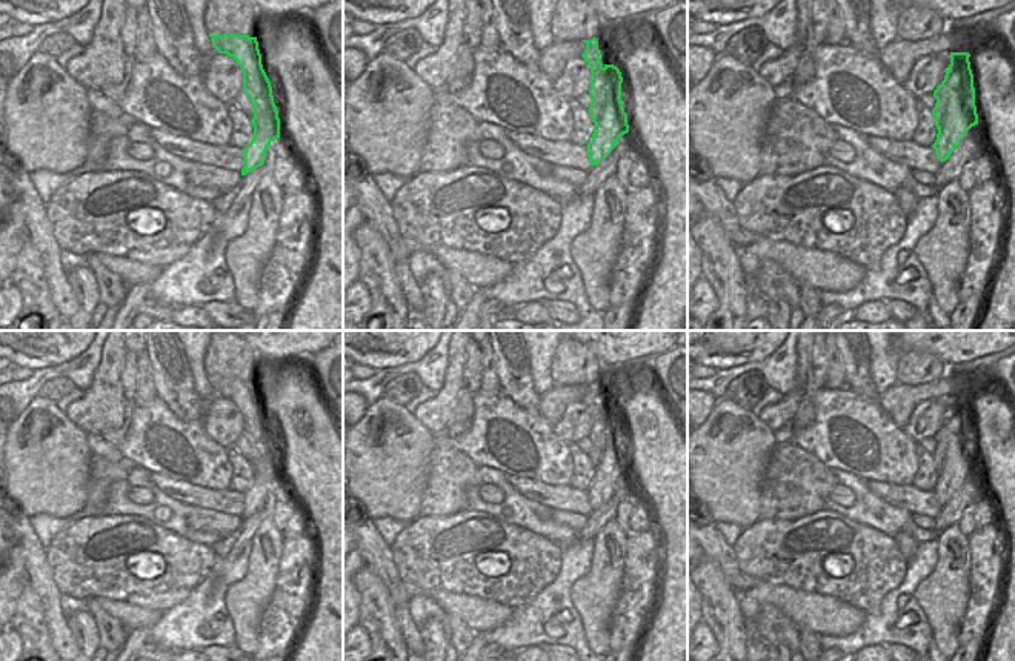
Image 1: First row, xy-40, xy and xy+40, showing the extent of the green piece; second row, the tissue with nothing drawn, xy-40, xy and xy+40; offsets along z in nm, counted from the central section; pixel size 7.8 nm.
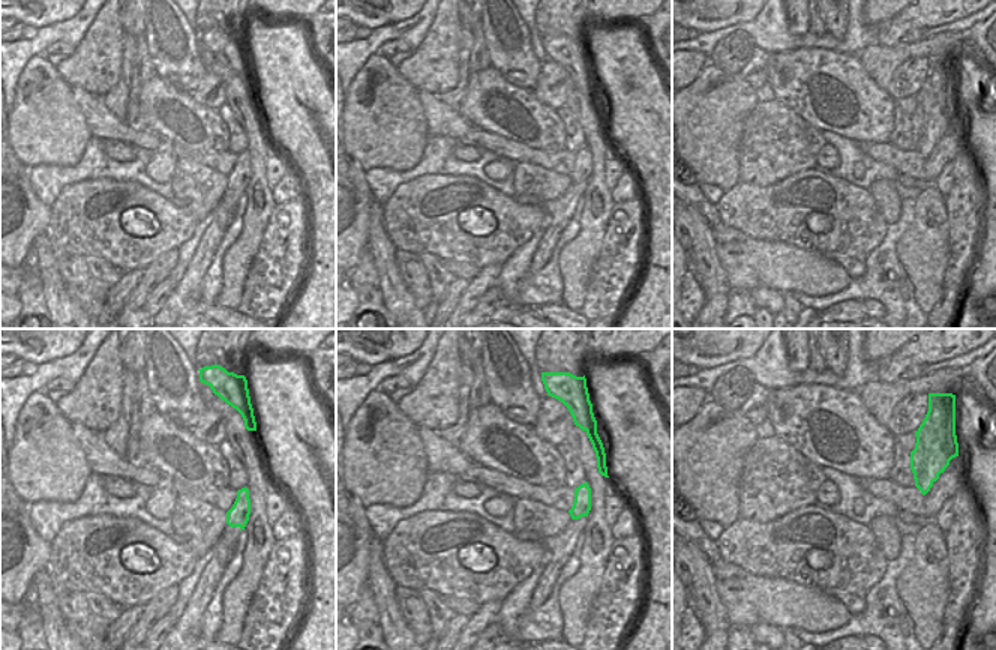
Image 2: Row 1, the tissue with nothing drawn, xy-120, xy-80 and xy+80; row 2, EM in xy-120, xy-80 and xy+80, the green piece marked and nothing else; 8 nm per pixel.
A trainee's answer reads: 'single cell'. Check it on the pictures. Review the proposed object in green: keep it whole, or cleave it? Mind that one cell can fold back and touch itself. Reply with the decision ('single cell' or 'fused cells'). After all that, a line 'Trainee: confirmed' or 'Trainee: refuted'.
fused cells
Trainee: refuted

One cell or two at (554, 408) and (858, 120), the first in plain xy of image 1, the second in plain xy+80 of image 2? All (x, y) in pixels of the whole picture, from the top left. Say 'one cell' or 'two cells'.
two cells

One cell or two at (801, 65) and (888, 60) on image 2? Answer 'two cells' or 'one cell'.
two cells

